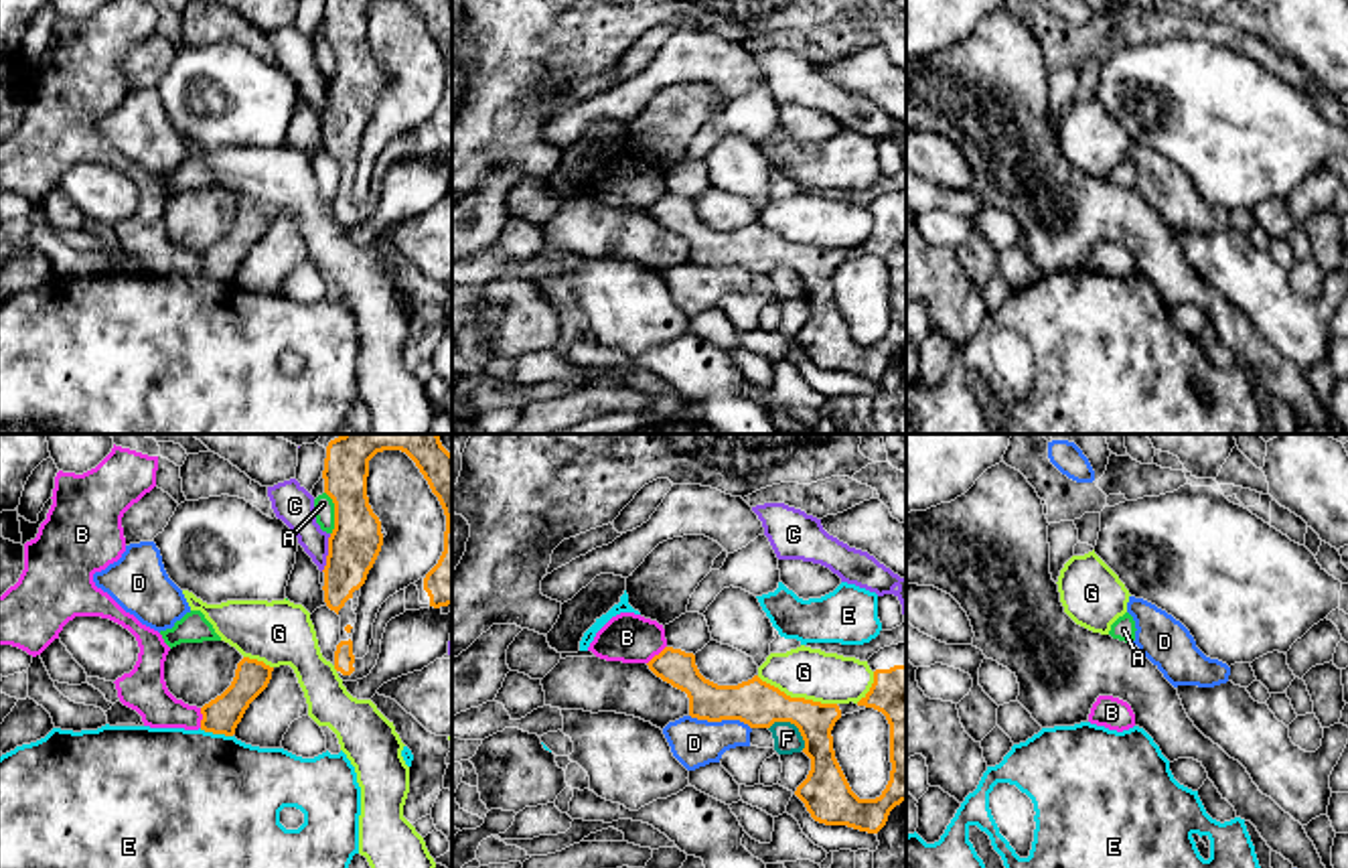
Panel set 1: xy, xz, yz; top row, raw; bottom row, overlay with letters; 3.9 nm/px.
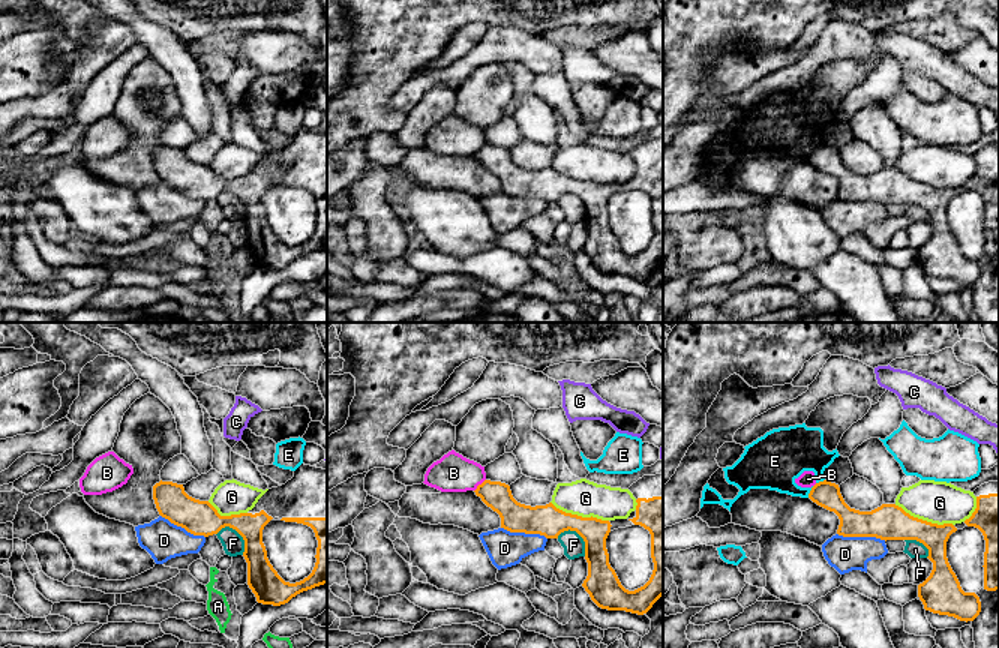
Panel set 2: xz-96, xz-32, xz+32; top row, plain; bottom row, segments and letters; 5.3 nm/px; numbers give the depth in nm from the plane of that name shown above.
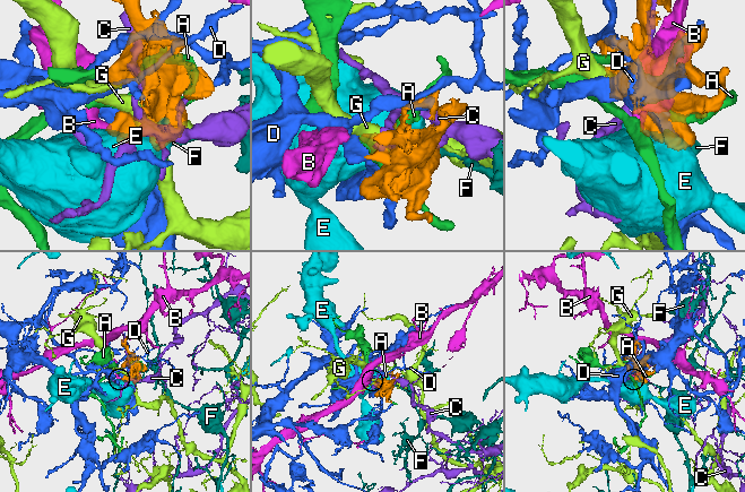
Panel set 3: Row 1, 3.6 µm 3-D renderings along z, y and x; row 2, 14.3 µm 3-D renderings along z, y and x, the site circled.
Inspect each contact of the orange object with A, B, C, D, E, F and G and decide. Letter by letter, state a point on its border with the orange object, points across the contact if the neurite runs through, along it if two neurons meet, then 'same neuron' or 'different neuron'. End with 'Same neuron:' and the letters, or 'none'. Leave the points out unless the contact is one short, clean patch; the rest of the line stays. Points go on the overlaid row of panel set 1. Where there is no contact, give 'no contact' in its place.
A: contact xy (335, 514); different neuron
B: contact xy (203, 718); border xy (199, 708), (201, 727); different neuron
C: contact xy (329, 552); different neuron
D: contact xz (720, 720); different neuron
E: contact xy (215, 733); border xy (199, 729), (232, 737); different neuron
F: contact xz (793, 722); different neuron
G: contact xz (797, 698); different neuron
Same neuron: none

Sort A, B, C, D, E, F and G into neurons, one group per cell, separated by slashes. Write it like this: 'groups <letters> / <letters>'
groups A / B / C / D / E / F / G

